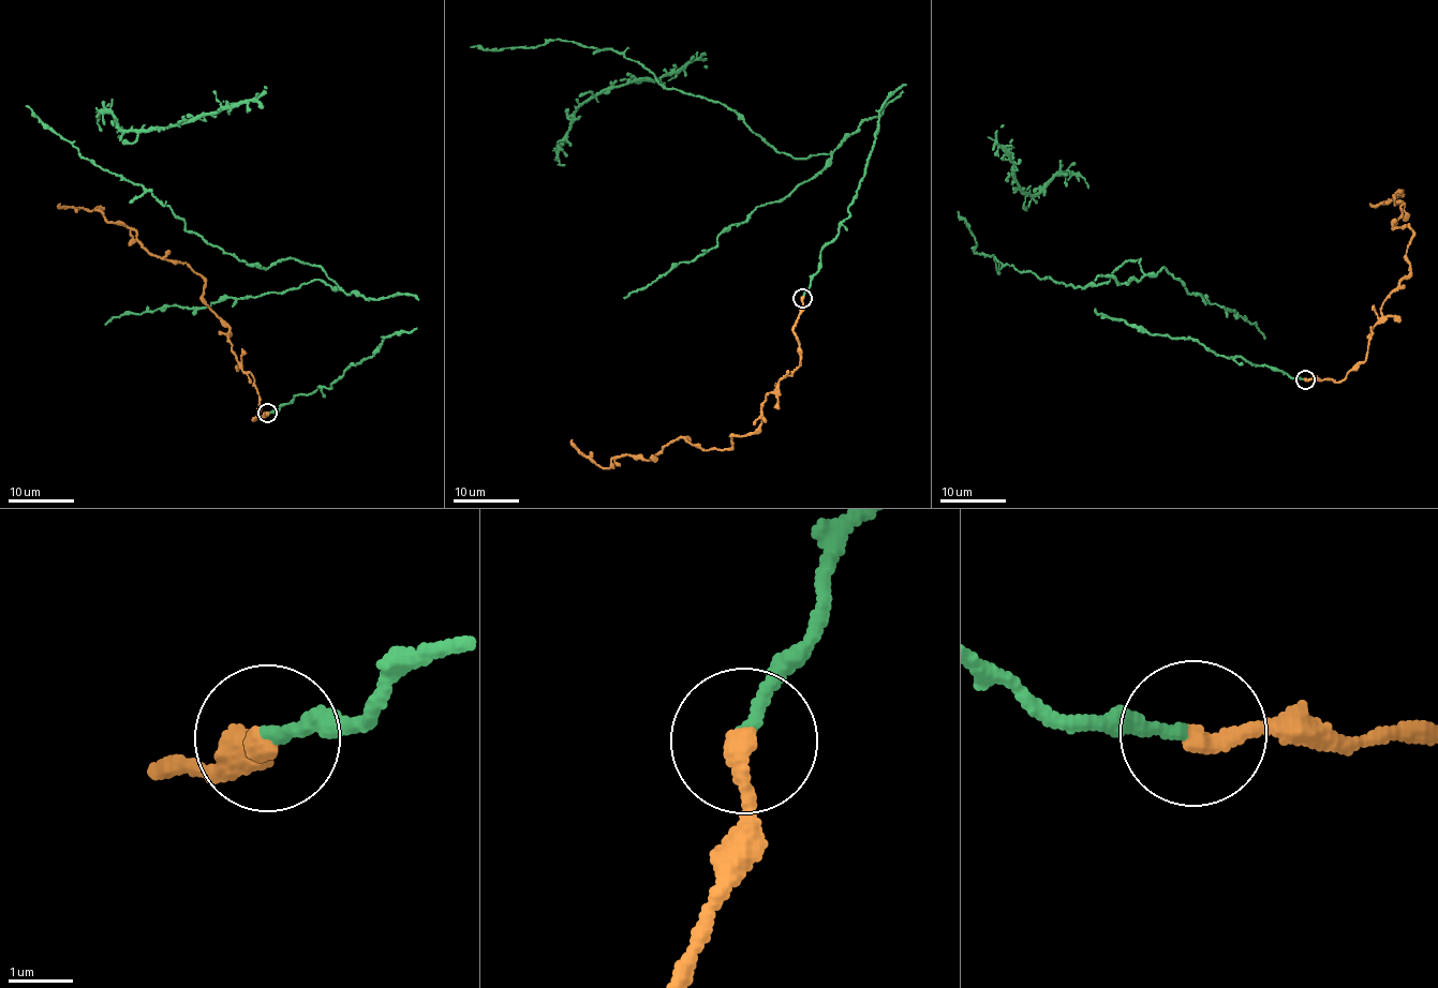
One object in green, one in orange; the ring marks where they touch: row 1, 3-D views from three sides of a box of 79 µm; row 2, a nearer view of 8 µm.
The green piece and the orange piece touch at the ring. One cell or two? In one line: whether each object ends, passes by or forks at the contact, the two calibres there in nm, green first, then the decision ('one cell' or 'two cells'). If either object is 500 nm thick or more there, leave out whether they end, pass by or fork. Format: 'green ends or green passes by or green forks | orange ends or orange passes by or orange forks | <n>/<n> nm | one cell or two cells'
green ends | orange ends | 190/320 nm | one cell

